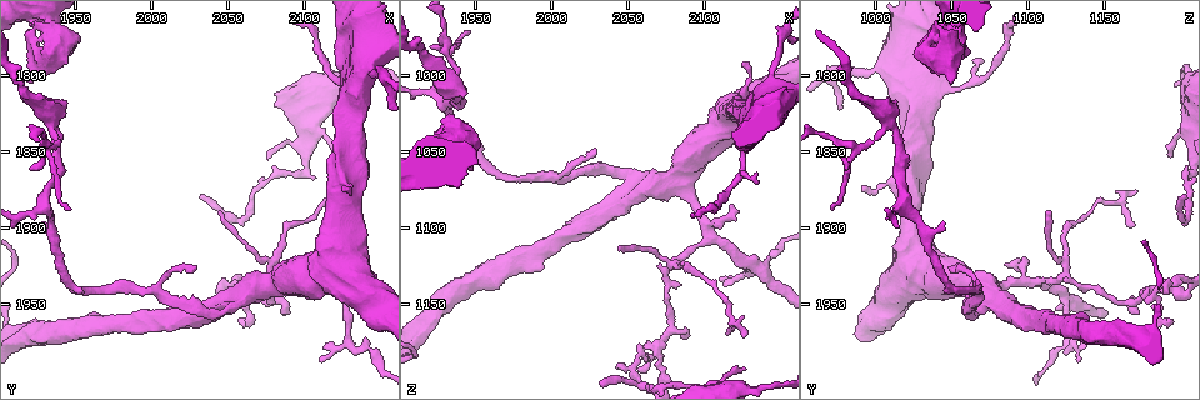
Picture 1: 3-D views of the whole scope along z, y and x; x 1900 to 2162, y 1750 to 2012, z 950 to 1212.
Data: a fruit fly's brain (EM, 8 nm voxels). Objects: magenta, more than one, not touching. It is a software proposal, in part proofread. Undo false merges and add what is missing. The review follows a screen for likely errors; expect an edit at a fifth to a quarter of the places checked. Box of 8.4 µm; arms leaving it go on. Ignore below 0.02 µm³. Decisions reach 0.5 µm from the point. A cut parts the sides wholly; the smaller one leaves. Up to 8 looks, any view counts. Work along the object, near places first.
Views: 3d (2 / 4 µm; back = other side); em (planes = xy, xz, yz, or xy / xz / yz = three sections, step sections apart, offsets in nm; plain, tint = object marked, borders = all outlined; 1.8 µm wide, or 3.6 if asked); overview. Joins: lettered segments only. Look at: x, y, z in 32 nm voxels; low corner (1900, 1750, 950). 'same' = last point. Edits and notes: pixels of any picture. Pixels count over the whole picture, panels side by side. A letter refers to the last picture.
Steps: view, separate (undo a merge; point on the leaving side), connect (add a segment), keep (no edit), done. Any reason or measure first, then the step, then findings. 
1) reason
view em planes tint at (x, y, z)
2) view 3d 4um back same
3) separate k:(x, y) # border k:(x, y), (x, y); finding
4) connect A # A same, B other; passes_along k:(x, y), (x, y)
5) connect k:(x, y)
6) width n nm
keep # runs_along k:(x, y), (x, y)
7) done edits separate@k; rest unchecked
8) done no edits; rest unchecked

abrupt turn
view 3d 2um at (2072, 1942, 1176)

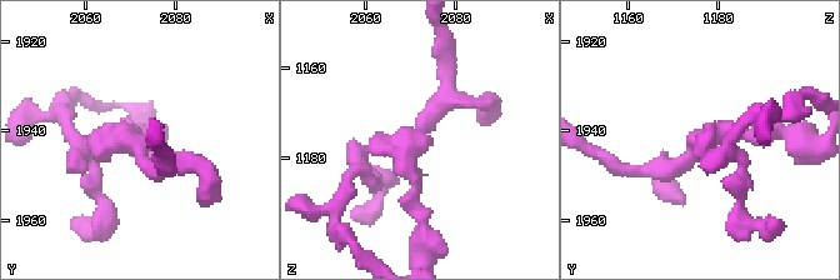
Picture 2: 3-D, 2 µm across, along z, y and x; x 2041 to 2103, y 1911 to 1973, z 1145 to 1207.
view em planes tint at (2070, 1942, 1176)

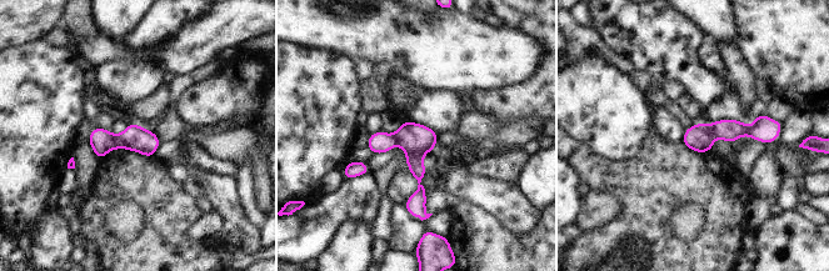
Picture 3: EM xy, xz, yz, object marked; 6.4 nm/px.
see the neighbours
view em planes borders same

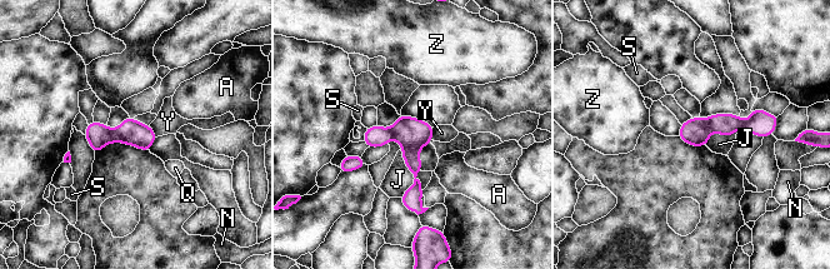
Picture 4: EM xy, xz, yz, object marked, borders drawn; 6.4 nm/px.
width 170 nm
separate 4:(411, 157) # A other, J other, N other, Q other, S other, Y other, Z other; border 4:(404, 147), (411, 147), (418, 150); two cells meet here

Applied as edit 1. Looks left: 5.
a fork
view 3d 2um at (2100, 1934, 1104)

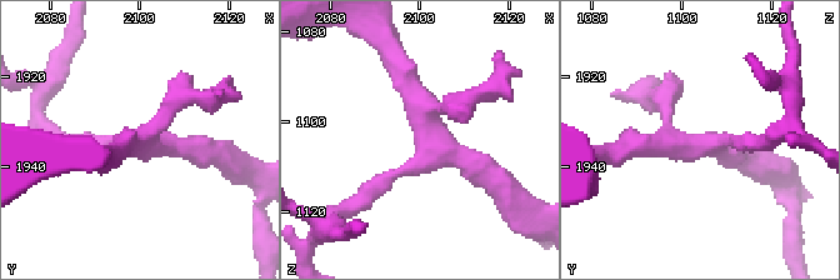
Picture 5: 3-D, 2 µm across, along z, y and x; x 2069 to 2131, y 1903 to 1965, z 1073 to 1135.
need the tissue
view em 3.6um planes tint at (2101, 1936, 1104)

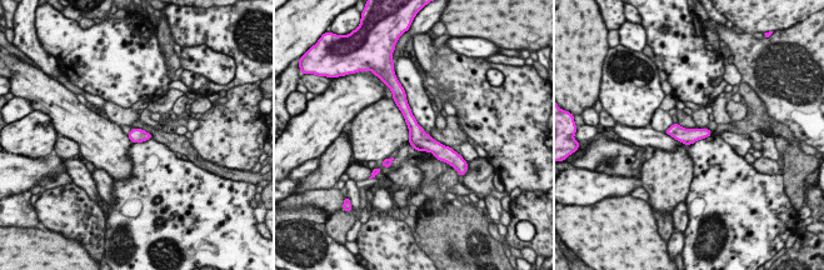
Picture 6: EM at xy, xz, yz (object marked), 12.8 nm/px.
see the neighbours
view em 3.6um planes borders same

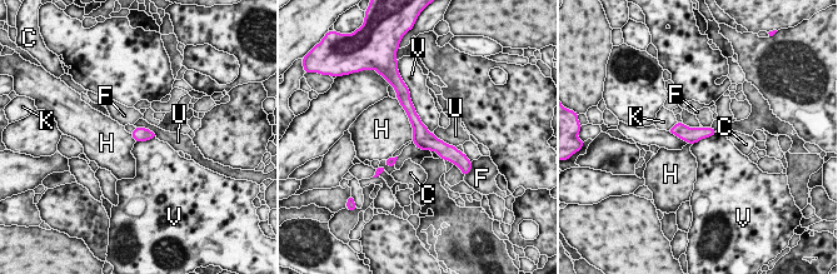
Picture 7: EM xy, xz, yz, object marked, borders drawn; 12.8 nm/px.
longest_contact V 600 nm
keep # C other, F other, H other, K other, U other, V other; border 7:(409, 94), (419, 120), (433, 133); one cell here

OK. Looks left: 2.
branch stops here
view em planes borders at (2124, 1874, 990)

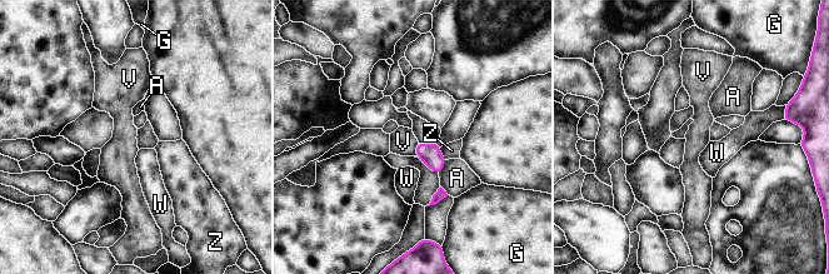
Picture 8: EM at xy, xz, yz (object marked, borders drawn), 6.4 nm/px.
width 140 nm
keep # A other, G other, V other, W other, Z other; border 8:(418, 142), (414, 155); no lettered segment goes on from it

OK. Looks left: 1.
done edits separate@4; rest unchecked

